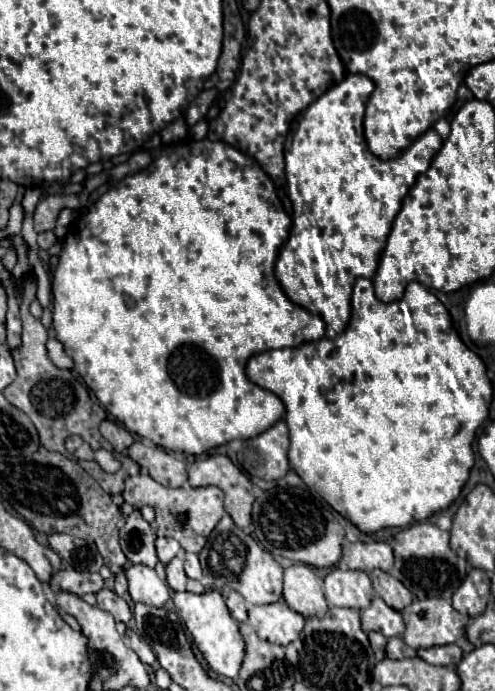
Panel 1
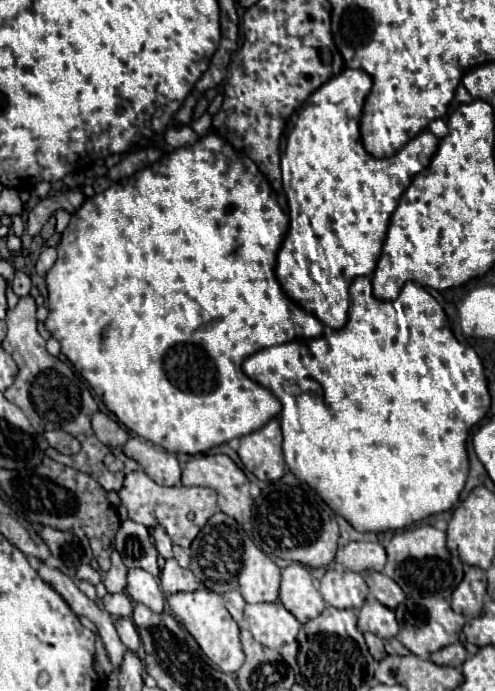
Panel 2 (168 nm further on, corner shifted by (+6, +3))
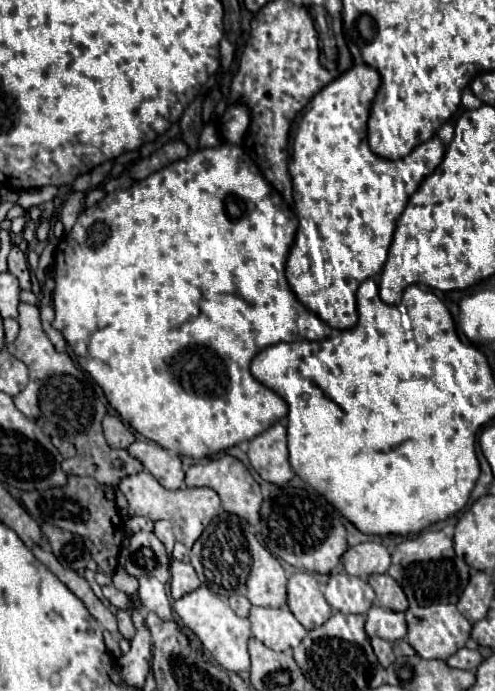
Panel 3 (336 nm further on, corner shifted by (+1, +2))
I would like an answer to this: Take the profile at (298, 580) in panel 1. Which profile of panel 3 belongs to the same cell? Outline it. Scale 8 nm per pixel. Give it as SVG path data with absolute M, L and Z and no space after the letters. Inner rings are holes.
M298 571L288 579L288 607L308 631L332 615L316 577L308 571Z

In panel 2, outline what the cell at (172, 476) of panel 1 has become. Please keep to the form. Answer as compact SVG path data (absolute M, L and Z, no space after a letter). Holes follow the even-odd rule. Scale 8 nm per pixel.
M129 438L123 452L127 458L133 458L153 482L165 486L177 486L181 482L181 468L175 454L159 450L139 438Z

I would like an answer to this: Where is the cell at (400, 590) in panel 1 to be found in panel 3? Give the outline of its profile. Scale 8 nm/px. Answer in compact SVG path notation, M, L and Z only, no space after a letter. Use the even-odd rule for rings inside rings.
M370 575L368 583L372 585L374 593L376 593L376 603L392 609L392 611L406 611L408 609L408 599L402 591L402 587L388 575Z

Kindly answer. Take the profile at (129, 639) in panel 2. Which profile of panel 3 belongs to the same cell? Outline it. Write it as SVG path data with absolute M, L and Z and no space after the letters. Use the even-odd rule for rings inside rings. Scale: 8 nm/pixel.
M118 611L118 631L120 631L120 635L126 639L126 641L130 641L134 635L136 635L136 627L134 627L134 623L132 623L132 617L130 617L130 611Z

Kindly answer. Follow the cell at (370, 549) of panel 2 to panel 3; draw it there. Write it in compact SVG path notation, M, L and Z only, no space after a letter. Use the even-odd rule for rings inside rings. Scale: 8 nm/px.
M360 543L350 547L342 555L344 569L356 577L368 577L372 573L386 573L390 567L390 553L380 543Z

